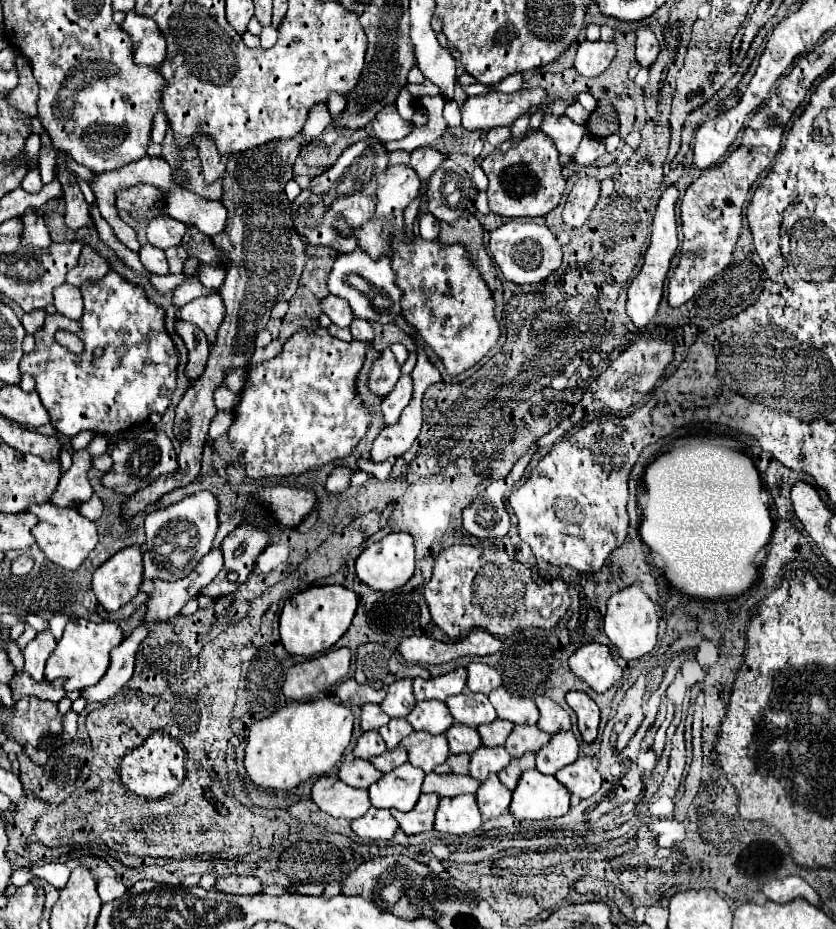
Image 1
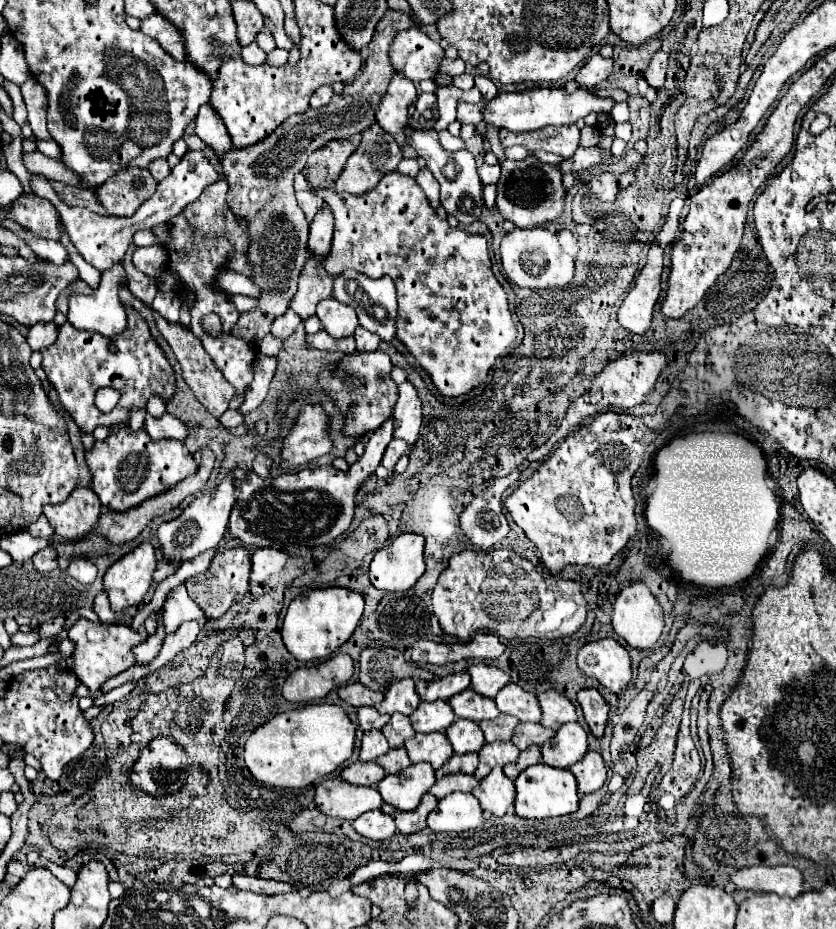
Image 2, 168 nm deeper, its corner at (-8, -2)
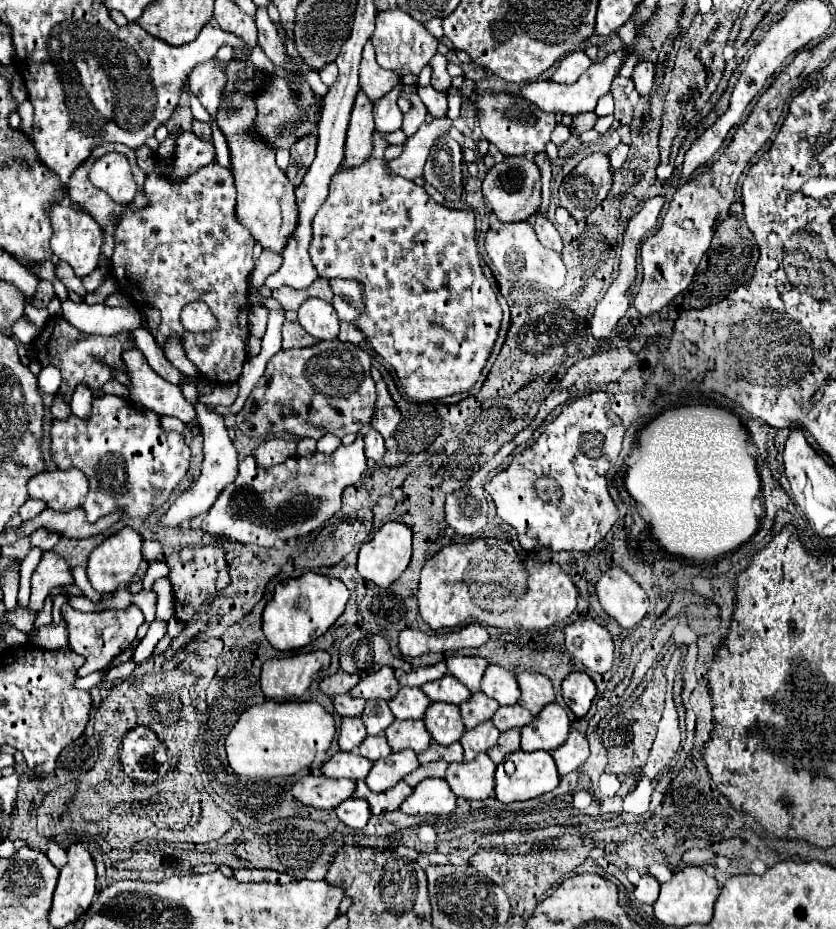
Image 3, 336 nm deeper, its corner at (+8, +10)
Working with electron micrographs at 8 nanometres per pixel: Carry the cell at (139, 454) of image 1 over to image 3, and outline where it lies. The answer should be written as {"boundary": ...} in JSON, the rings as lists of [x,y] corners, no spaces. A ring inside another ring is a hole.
{"boundary":[[[104,394],[94,398],[92,412],[86,420],[70,416],[66,420],[52,420],[50,428],[50,456],[60,470],[80,468],[90,484],[90,492],[84,498],[84,512],[88,522],[96,522],[102,516],[112,512],[122,512],[126,518],[148,518],[154,510],[158,510],[178,486],[178,482],[188,472],[190,448],[184,442],[182,434],[166,432],[160,426],[160,416],[156,412],[138,410],[130,400],[124,400],[114,394]]]}

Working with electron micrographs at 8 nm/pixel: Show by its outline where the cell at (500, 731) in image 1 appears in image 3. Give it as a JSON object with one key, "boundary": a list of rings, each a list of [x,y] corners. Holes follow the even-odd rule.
{"boundary":[[[476,692],[470,696],[470,700],[460,704],[460,712],[462,712],[462,720],[466,730],[490,720],[494,716],[494,712],[498,710],[498,702],[484,696],[484,692]]]}

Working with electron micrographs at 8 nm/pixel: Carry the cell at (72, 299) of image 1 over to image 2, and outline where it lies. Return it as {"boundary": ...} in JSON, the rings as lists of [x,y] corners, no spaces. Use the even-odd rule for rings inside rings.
{"boundary":[[[120,264],[112,266],[112,268],[104,271],[101,276],[101,283],[98,290],[92,296],[84,296],[84,294],[72,294],[68,300],[68,322],[80,330],[94,330],[100,332],[102,336],[116,336],[126,328],[126,312],[124,306],[118,298],[118,286],[126,284],[126,276]]]}

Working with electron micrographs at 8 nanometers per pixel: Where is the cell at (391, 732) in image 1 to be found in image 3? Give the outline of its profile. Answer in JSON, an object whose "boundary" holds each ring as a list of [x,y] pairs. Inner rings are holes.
{"boundary":[[[368,700],[360,718],[368,734],[382,734],[394,722],[394,716],[384,700]]]}

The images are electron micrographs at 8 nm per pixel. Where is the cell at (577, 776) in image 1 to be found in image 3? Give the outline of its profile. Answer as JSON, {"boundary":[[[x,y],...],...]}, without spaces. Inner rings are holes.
{"boundary":[[[570,730],[566,742],[552,752],[552,758],[556,762],[558,774],[564,776],[568,772],[578,770],[586,762],[588,754],[590,754],[590,750],[588,750],[586,736],[580,734],[578,730]]]}

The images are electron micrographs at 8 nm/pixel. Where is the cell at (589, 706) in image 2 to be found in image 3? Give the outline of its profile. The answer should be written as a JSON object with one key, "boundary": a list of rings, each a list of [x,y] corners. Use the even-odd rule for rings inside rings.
{"boundary":[[[572,672],[562,682],[562,696],[568,708],[578,716],[586,716],[594,696],[596,696],[596,684],[586,672]]]}

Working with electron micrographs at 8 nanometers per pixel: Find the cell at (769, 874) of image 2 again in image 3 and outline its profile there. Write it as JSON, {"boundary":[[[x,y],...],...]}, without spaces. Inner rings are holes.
{"boundary":[[[686,850],[682,854],[682,862],[688,866],[706,866],[712,864],[712,852],[710,850]]]}

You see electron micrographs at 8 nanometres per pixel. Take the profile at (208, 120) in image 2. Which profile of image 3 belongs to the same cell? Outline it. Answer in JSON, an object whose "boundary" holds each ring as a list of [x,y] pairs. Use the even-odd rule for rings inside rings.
{"boundary":[[[222,46],[216,52],[216,56],[212,60],[208,60],[208,64],[198,64],[188,74],[190,92],[194,92],[194,96],[198,96],[202,106],[212,116],[216,116],[216,110],[220,106],[220,100],[222,100],[224,80],[226,80],[224,66],[230,60],[232,60],[232,46]]]}

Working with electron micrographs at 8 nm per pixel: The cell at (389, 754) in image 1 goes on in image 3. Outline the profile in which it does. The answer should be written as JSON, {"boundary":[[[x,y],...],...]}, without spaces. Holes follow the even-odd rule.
{"boundary":[[[376,734],[376,736],[366,736],[366,740],[358,746],[360,754],[366,756],[368,760],[380,760],[380,758],[386,758],[392,750],[386,742],[386,736],[384,734]]]}

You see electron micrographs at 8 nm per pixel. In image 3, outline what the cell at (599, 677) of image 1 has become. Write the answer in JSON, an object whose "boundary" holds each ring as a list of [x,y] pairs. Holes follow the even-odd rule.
{"boundary":[[[576,620],[564,628],[566,650],[590,672],[604,674],[612,668],[614,642],[610,632],[594,620]]]}

